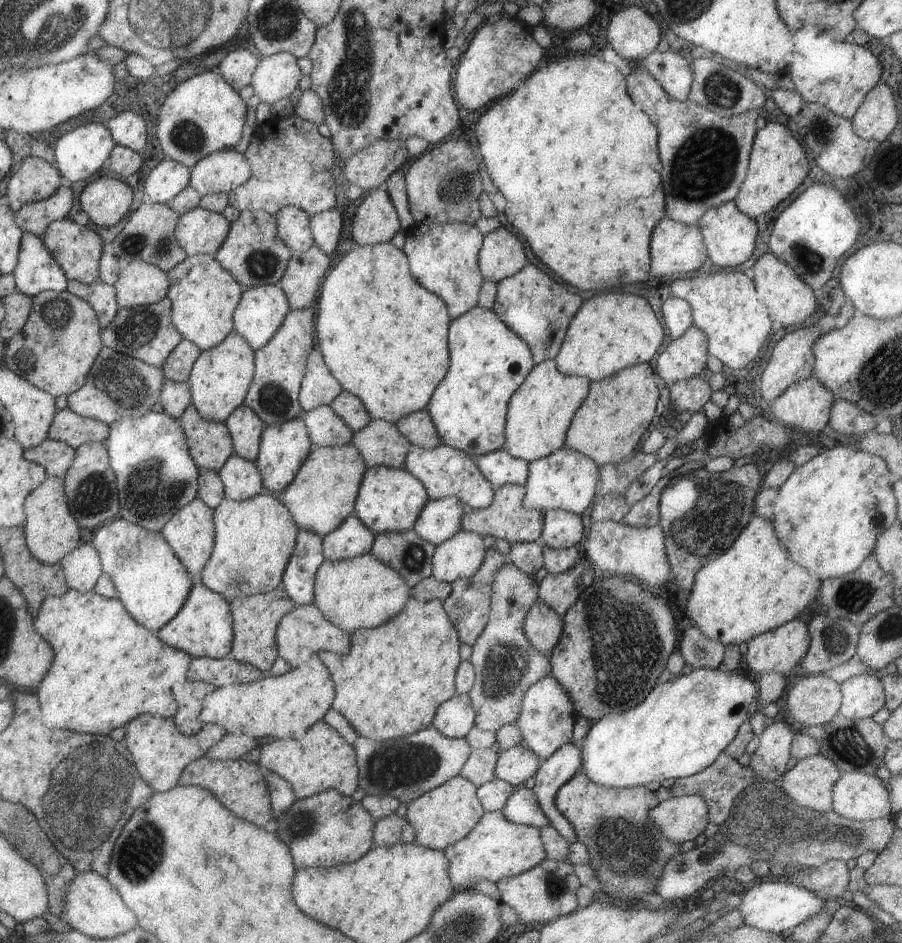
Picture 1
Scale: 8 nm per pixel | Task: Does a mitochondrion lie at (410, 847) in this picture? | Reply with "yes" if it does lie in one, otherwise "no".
no

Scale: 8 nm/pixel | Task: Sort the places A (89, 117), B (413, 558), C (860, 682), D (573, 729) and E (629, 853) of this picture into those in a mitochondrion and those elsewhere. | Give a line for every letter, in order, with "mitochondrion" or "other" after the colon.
A: other
B: mitochondrion
C: other
D: other
E: mitochondrion

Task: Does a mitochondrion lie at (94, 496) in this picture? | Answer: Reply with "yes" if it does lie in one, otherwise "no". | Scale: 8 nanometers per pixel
yes

